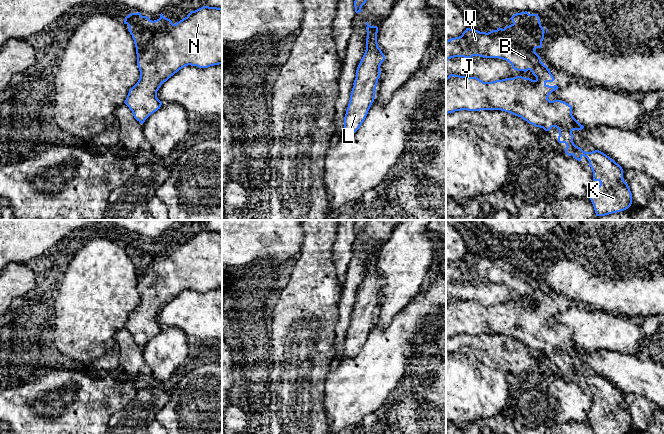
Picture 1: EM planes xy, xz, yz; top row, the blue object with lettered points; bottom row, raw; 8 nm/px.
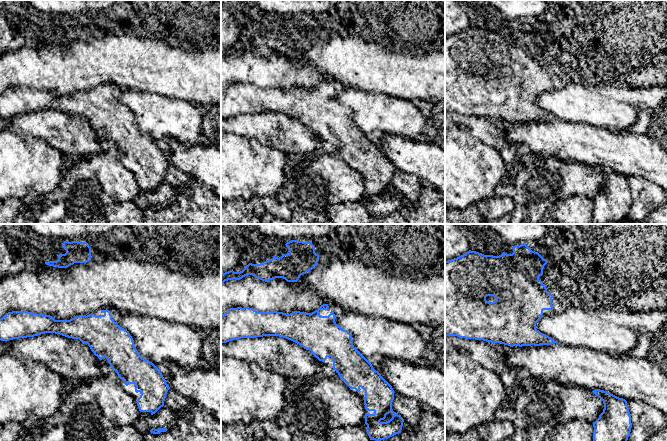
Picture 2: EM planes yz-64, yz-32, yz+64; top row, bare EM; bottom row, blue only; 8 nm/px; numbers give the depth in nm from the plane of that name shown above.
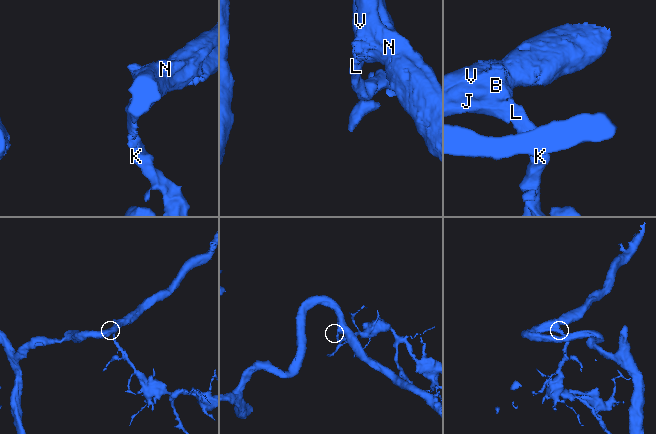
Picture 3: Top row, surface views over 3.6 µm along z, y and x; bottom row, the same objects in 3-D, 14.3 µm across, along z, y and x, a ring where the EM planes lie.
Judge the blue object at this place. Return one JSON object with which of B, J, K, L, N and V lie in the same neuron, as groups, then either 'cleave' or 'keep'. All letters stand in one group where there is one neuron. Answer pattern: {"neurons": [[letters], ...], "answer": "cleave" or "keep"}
{"neurons": [["B", "J", "K", "L", "N", "V"]], "answer": "keep"}

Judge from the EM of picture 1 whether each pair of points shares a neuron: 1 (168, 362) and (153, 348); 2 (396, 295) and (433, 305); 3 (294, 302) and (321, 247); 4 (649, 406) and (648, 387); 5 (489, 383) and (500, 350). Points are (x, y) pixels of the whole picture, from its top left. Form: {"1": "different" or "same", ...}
{"1": "same", "2": "different", "3": "same", "4": "different", "5": "different"}

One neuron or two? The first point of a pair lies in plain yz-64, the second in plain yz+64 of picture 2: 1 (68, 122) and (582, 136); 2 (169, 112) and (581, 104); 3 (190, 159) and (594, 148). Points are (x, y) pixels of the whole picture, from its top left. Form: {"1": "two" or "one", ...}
{"1": "two", "2": "one", "3": "one"}

